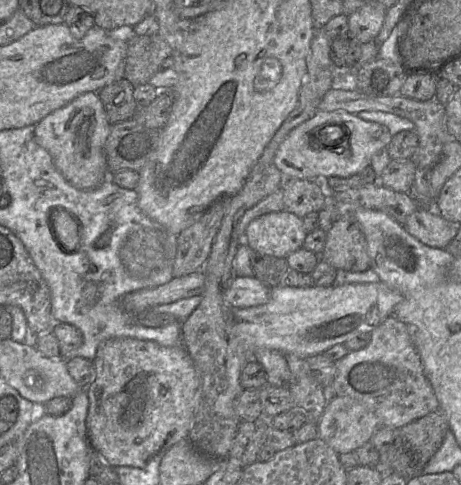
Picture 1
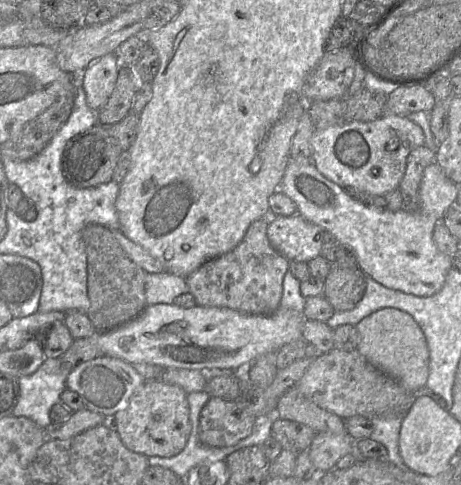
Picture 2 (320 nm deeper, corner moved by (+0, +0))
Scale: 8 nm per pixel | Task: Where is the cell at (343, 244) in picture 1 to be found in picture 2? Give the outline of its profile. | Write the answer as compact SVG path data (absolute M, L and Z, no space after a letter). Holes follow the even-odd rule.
M333 264L324 279L322 296L335 311L352 310L364 295L366 277L359 267L346 268Z

